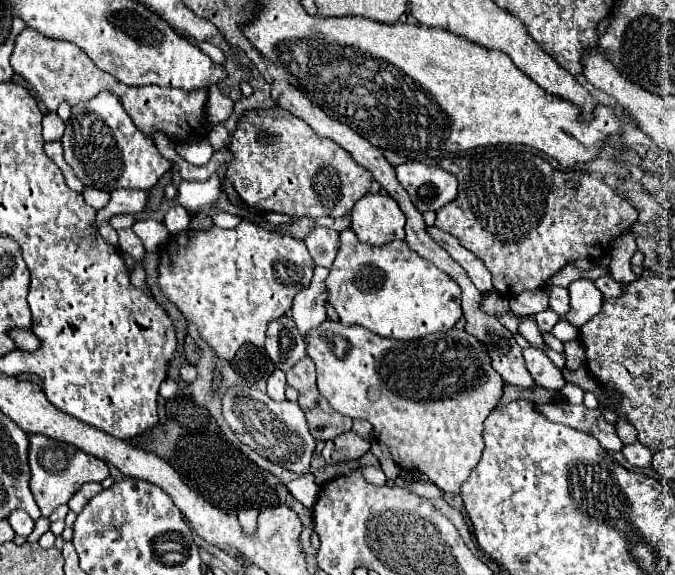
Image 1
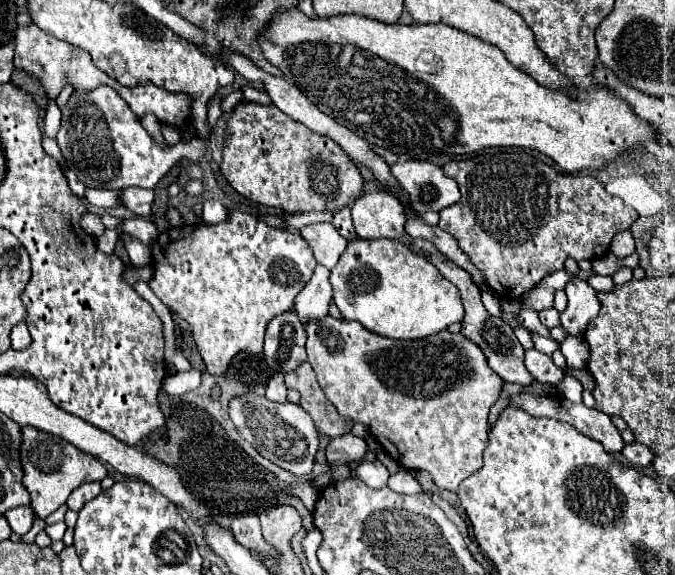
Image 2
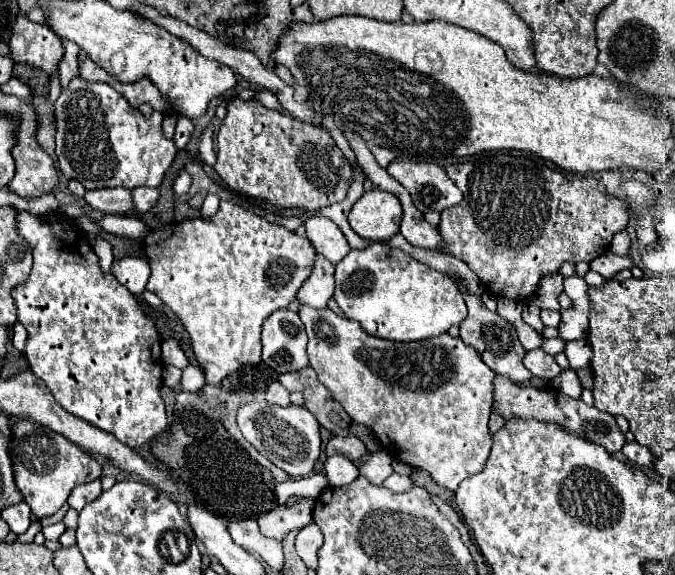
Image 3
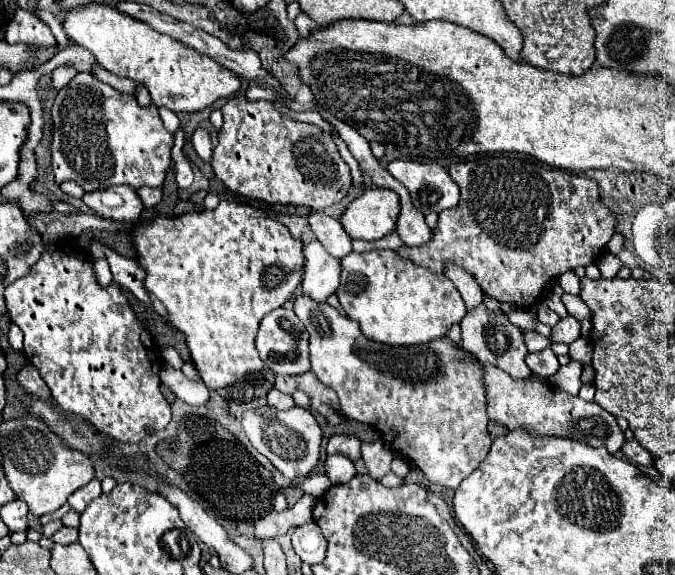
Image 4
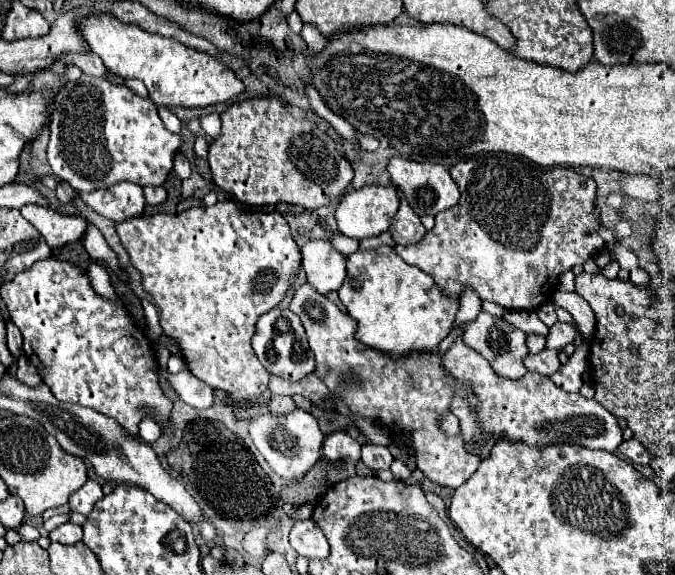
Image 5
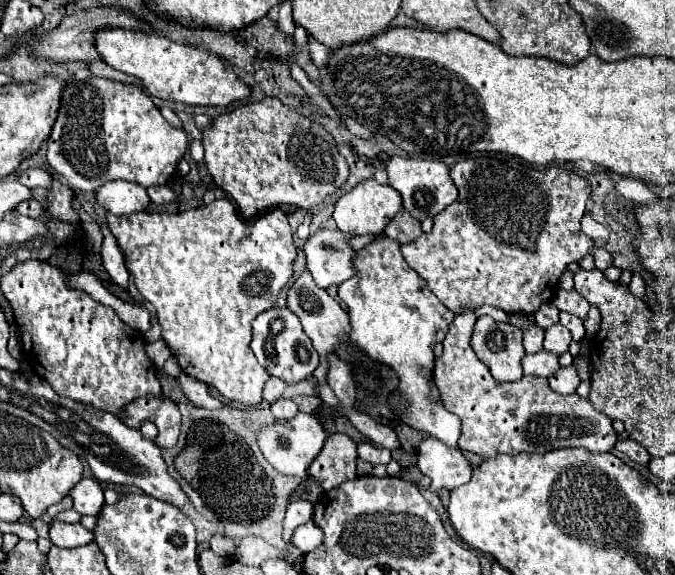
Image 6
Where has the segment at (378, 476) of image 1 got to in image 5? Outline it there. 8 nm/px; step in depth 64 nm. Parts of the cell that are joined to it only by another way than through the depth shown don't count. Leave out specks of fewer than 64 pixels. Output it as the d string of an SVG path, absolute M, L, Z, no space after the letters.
M364 444L362 446L362 462L372 468L374 472L380 470L388 470L392 464L392 454L386 446L378 446L378 444Z

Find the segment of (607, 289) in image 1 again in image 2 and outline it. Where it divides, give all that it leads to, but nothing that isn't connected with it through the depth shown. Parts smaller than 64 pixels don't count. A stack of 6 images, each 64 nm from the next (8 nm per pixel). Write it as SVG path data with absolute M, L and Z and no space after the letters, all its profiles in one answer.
M596 274L596 276L588 278L588 284L590 284L594 290L598 290L598 292L612 292L612 290L614 290L614 282L612 282L610 276L600 276L600 274Z

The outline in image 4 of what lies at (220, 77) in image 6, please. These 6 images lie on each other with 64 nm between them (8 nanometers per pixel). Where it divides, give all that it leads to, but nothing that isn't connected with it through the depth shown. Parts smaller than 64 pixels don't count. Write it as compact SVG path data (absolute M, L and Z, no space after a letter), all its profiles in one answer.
M88 2L84 6L68 8L60 20L68 38L90 50L100 66L110 70L120 78L130 78L142 82L156 106L170 108L174 112L200 112L208 108L214 100L226 98L240 88L240 80L228 68L220 66L206 54L168 38L152 30L152 26L144 26L144 22L136 22L136 18L128 18L120 14L120 10L110 4Z

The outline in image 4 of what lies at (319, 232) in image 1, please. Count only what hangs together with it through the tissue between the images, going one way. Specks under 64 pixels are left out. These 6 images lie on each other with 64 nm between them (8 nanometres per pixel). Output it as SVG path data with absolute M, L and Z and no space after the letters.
M312 212L308 218L310 230L314 234L314 238L324 246L324 250L328 250L328 254L332 254L334 258L344 258L346 254L352 252L352 244L348 234L344 232L342 224L338 224L336 218L326 216L324 212Z

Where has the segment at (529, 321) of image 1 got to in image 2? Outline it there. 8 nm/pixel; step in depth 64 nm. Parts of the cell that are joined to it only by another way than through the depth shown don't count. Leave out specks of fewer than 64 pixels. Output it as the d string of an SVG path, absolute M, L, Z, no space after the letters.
M532 332L532 342L534 342L534 348L540 350L540 352L544 352L544 354L552 354L552 352L558 350L558 346L560 346L556 340L542 338L542 336L538 336L536 332Z

